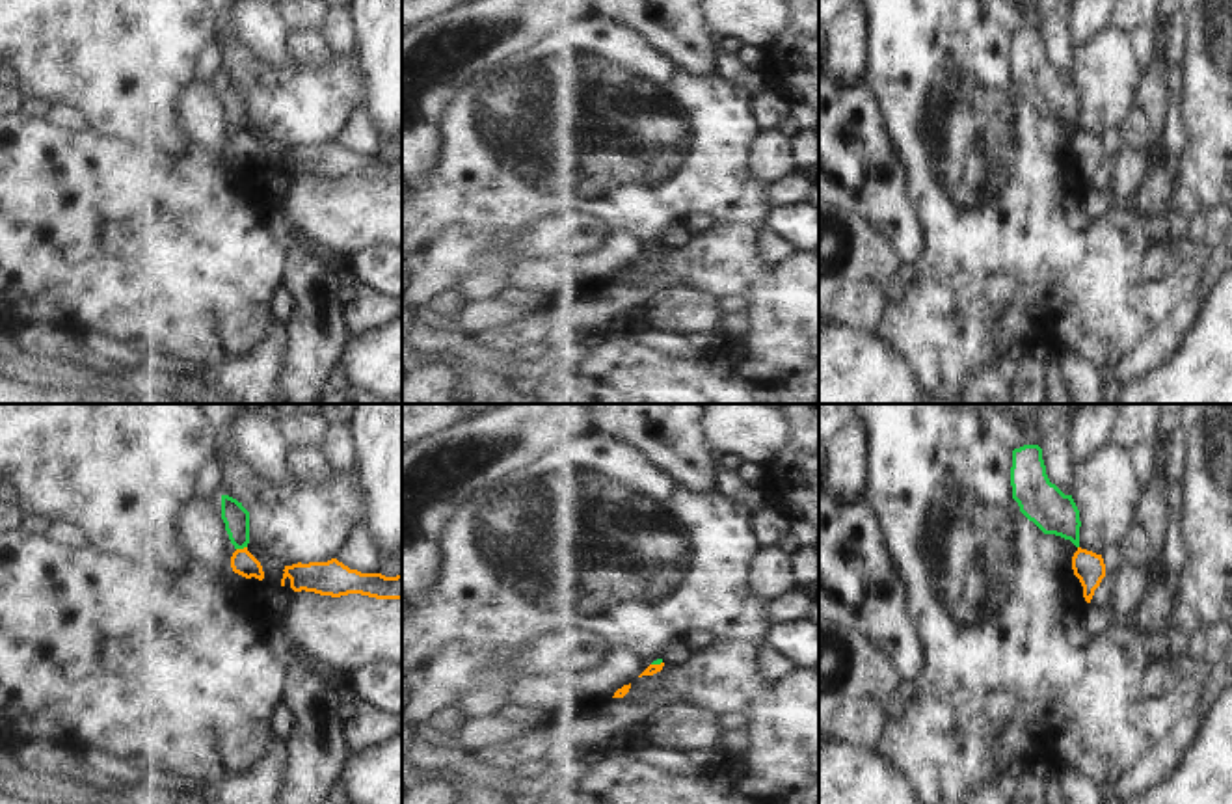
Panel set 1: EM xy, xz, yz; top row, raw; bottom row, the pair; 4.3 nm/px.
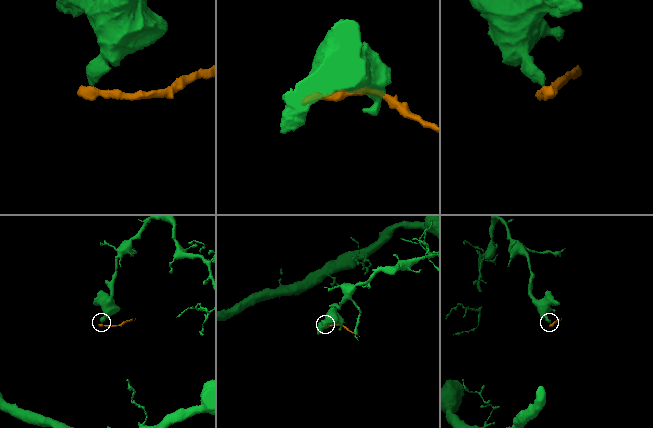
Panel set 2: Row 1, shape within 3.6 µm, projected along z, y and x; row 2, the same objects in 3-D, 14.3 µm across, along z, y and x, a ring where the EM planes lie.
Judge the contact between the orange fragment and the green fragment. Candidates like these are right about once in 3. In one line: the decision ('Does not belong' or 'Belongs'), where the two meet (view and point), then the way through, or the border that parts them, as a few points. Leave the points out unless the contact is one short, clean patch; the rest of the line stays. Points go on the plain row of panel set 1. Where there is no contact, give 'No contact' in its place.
Does not belong. Touches orange at xy (241, 133). Boundary: xy (246, 129), (237, 133).

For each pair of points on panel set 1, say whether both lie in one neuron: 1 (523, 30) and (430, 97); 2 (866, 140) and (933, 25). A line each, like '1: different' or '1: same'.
1: same
2: different

